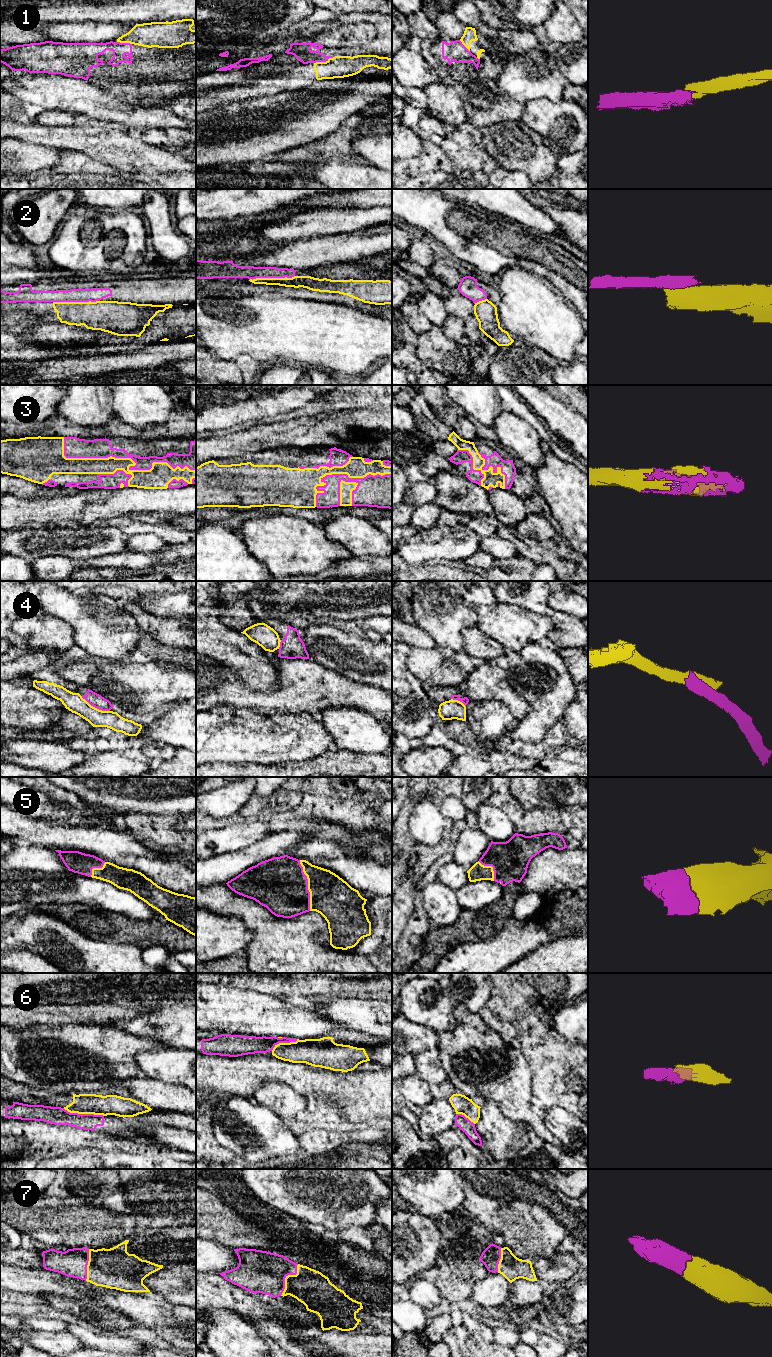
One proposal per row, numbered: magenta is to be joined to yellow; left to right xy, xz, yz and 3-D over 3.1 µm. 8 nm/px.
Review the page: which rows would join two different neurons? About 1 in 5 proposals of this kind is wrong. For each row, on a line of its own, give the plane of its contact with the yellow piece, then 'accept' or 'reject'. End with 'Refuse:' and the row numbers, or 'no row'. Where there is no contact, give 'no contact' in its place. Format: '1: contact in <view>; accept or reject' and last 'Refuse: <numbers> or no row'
1: contact in xz; reject
2: contact in xy; reject
3: contact in xy; accept
4: contact in xy; reject
5: contact in xz; accept
6: contact in xy; reject
7: contact in xz; accept
Refuse: 1, 2, 4, 6

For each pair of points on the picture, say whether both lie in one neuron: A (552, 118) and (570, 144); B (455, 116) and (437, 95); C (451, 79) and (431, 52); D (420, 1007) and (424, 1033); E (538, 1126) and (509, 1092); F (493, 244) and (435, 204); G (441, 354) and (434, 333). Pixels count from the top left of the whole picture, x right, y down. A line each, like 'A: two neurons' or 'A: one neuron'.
A: one neuron
B: one neuron
C: one neuron
D: two neurons
E: one neuron
F: one neuron
G: one neuron

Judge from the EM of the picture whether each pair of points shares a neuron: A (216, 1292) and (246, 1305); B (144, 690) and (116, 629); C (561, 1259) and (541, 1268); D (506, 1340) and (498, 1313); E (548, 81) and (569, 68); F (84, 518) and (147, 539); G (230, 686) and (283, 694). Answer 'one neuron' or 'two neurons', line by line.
A: one neuron
B: two neurons
C: one neuron
D: two neurons
E: two neurons
F: two neurons
G: one neuron

